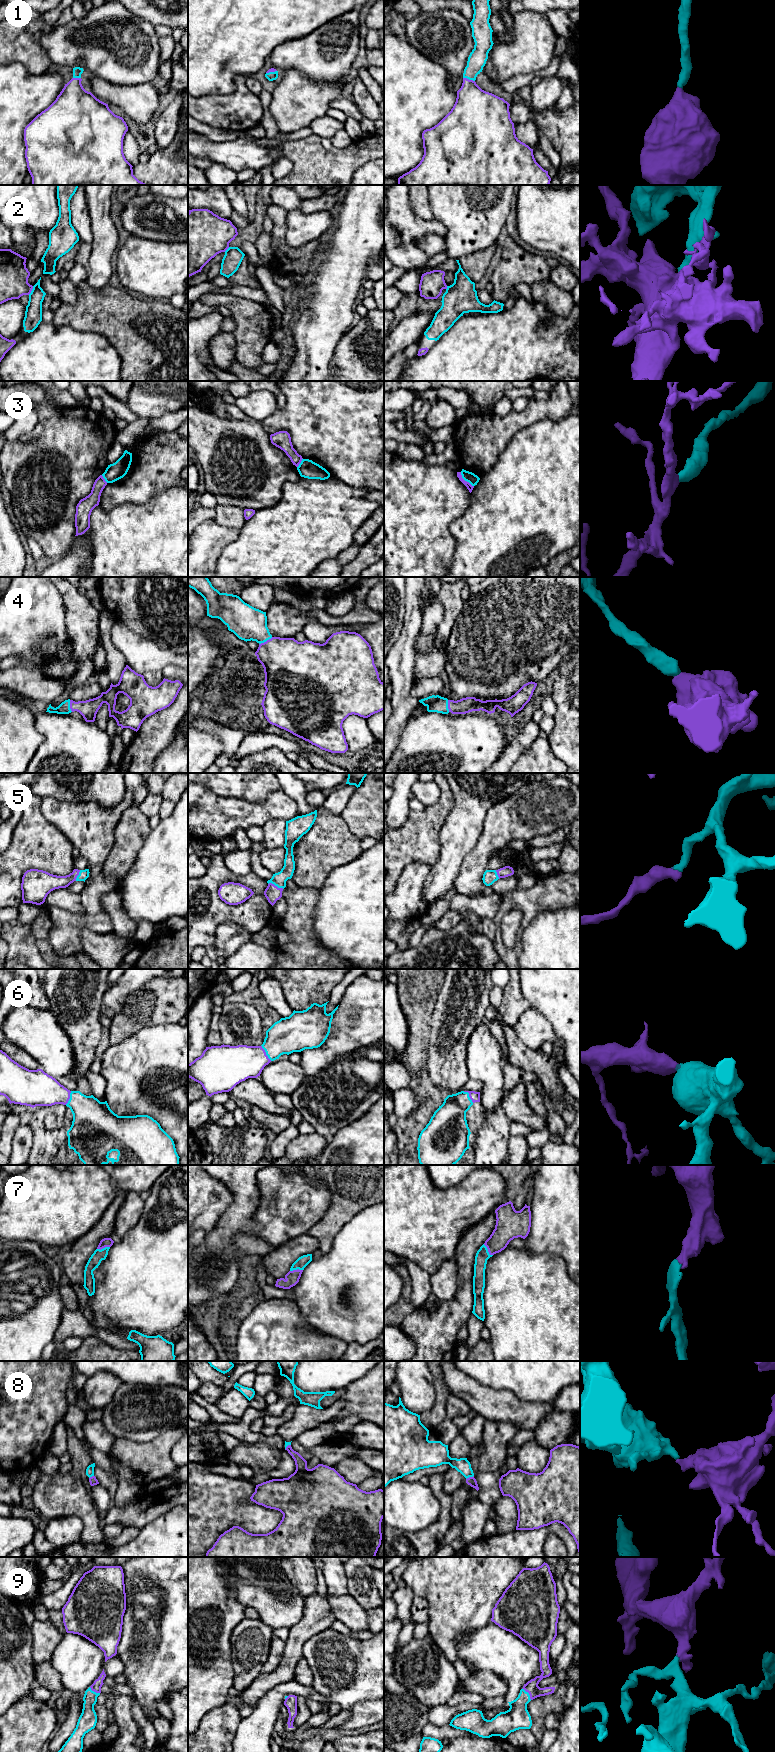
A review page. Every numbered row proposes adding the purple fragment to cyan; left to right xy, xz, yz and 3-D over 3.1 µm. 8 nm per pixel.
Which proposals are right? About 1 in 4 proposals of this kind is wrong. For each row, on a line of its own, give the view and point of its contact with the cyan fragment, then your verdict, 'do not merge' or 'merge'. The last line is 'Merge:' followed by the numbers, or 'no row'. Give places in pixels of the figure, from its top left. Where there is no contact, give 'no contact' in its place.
1: contact yz (469, 79); merge
2: contact xy (32, 290); merge
3: contact yz (465, 480); do not merge
4: contact xz (265, 641); merge
5: contact xz (276, 885); merge
6: contact xz (266, 1053); merge
7: contact yz (487, 1250); merge
8: contact yz (469, 1476); do not merge
9: contact yz (528, 1693); merge
Merge: 1, 2, 4, 5, 6, 7, 9

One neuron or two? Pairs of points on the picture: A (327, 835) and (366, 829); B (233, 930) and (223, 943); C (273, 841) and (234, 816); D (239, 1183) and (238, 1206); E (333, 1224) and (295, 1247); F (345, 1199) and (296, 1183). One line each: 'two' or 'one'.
A: two
B: one
C: two
D: one
E: two
F: two

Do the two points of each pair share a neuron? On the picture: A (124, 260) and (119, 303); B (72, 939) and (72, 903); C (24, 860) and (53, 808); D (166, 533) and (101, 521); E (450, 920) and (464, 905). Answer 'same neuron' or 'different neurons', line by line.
A: different neurons
B: different neurons
C: different neurons
D: same neuron
E: different neurons

